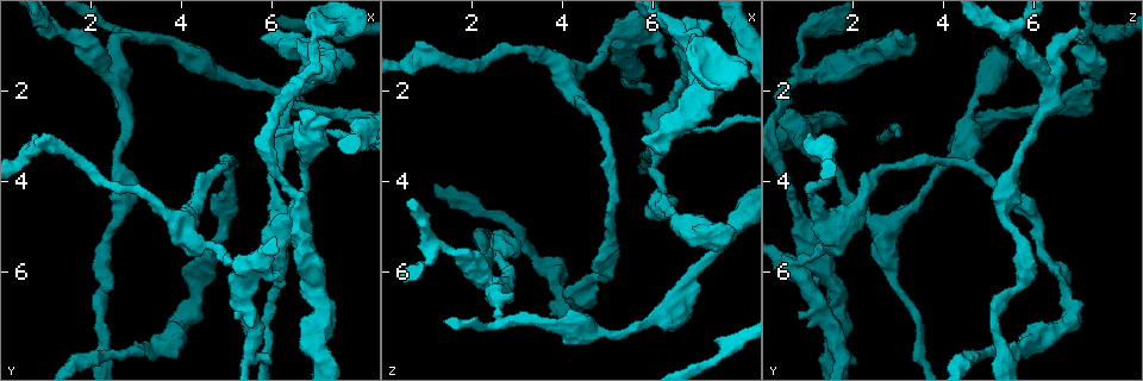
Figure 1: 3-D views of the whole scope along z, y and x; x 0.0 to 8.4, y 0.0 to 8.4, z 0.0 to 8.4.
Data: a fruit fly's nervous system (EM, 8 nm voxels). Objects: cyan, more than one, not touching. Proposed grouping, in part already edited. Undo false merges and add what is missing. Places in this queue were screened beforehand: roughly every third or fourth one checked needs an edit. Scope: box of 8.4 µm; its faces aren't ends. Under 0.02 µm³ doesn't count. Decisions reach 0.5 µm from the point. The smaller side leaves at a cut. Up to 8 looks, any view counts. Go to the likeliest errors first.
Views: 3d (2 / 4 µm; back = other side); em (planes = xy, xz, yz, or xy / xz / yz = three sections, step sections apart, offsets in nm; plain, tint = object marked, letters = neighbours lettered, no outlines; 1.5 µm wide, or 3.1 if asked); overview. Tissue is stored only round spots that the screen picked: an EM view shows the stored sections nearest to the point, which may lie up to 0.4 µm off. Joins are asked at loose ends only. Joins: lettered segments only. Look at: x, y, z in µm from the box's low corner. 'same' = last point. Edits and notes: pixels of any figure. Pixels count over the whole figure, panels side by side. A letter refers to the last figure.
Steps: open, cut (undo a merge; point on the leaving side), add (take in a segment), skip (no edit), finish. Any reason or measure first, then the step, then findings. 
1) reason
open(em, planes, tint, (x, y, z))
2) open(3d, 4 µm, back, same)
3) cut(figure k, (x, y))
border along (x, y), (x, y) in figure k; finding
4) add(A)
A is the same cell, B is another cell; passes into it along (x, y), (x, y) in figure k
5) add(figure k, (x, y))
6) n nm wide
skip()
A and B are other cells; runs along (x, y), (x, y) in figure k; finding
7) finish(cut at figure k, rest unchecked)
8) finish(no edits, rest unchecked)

sudden change in width
open(3d, 2 µm, (2.55, 0.75, 7.05))

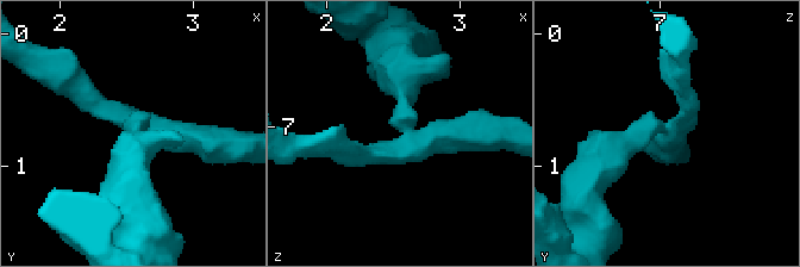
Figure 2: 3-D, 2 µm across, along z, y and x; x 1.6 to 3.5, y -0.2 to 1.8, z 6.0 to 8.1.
need the tissue
open(em, planes, letters, (2.64, 0.70, 7.02))

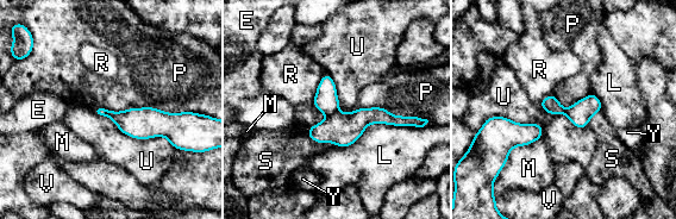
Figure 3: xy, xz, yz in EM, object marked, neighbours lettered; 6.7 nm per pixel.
P touches over 650 nm
cut(figure 3, (342, 129))
E, L, M, P, R, S, U, V and Y are other cells; border along (338, 110), (327, 116) in figure 3; a second neuron is stuck on

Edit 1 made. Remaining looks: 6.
open(overview)

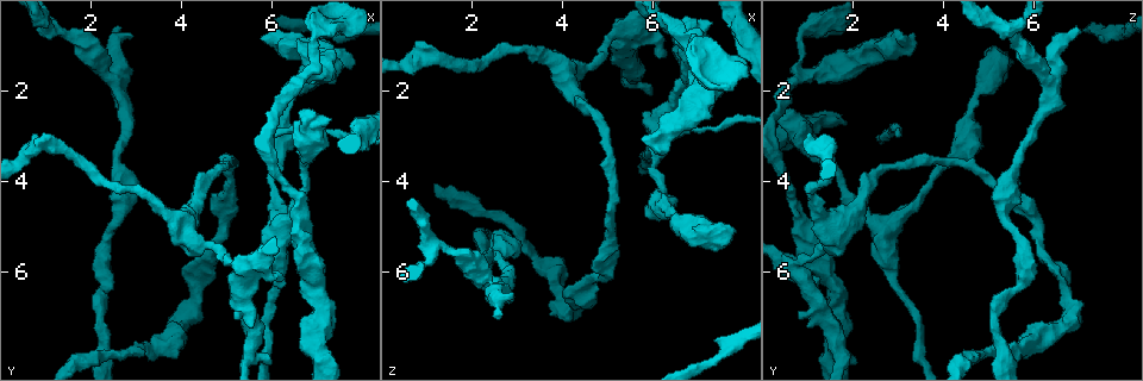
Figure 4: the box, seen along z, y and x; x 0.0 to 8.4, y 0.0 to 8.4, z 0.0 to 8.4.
open(em, xy, step 4, tint, (7.15, 0.60, 1.25))

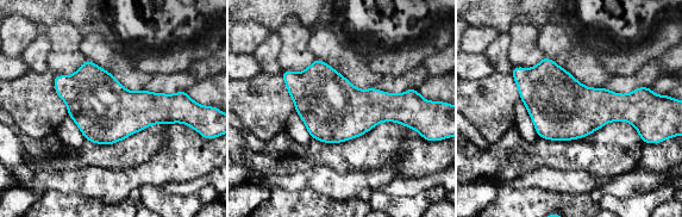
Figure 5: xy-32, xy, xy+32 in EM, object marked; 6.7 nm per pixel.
open(em, planes, tint, same)

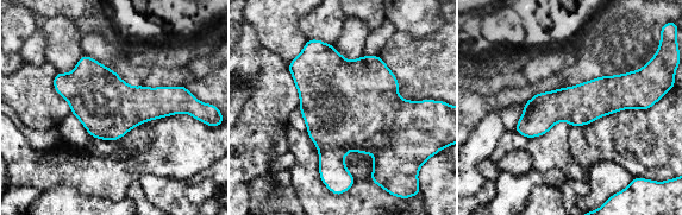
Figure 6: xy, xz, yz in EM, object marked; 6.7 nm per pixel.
open(em, planes, letters, same)

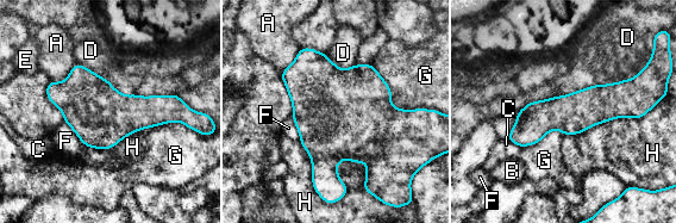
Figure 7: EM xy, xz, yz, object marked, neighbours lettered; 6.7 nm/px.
skip()
A, B, C, D, E, F, G and H are other cells; runs along (632, 110), (550, 113), (511, 137) in figure 7; all the same neuron

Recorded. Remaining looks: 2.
open(em, xz, step 4, letters, (6.40, 2.35, 4.65))

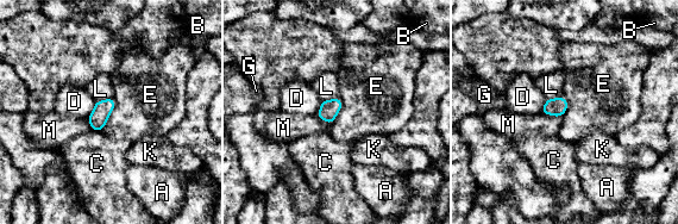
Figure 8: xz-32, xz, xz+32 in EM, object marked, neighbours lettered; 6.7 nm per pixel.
skip()
A, B, C, D, E, G, K, L and M are other cells; border along (113, 97), (114, 107), (101, 130) in figure 8; continuous, no second neuron

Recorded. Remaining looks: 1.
finish(cut at figure 3, rest unchecked)

